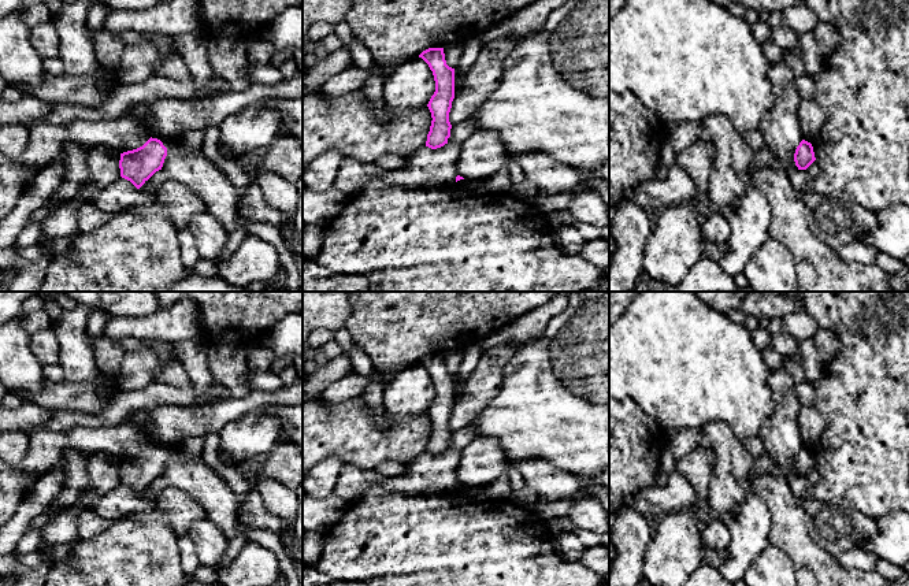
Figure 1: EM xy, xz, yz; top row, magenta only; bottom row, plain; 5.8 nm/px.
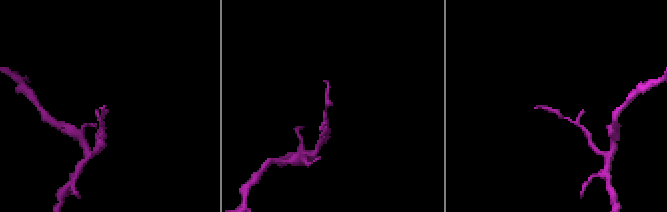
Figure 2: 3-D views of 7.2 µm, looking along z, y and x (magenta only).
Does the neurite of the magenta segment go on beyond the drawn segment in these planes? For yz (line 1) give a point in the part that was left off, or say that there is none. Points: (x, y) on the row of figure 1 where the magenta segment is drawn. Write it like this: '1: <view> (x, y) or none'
1: none

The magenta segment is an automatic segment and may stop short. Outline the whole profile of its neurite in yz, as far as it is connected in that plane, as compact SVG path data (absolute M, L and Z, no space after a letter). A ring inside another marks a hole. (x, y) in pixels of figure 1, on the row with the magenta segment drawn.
M802 140L795 149L794 162L798 170L806 170L816 160L810 142Z

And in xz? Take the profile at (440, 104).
M428 48L419 58L428 64L435 81L435 92L427 104L433 120L426 146L437 149L448 144L450 137L449 112L454 99L454 68L446 64L444 48Z

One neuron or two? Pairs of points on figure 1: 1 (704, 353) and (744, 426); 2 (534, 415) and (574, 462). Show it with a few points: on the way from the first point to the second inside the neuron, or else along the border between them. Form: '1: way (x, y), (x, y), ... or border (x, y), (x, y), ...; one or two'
1: way (716, 371), (742, 399), (744, 408); one
2: way (545, 426), (570, 451); one

